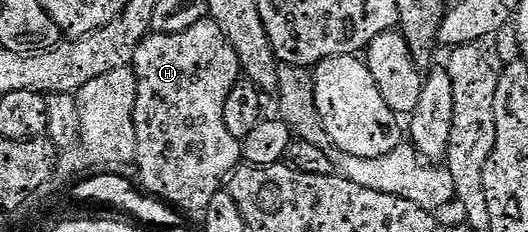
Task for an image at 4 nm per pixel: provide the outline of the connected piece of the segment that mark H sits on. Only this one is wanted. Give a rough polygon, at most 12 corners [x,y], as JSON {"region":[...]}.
{"region":[[205,18],[152,32],[136,76],[139,187],[203,213],[242,164],[238,54]]}

